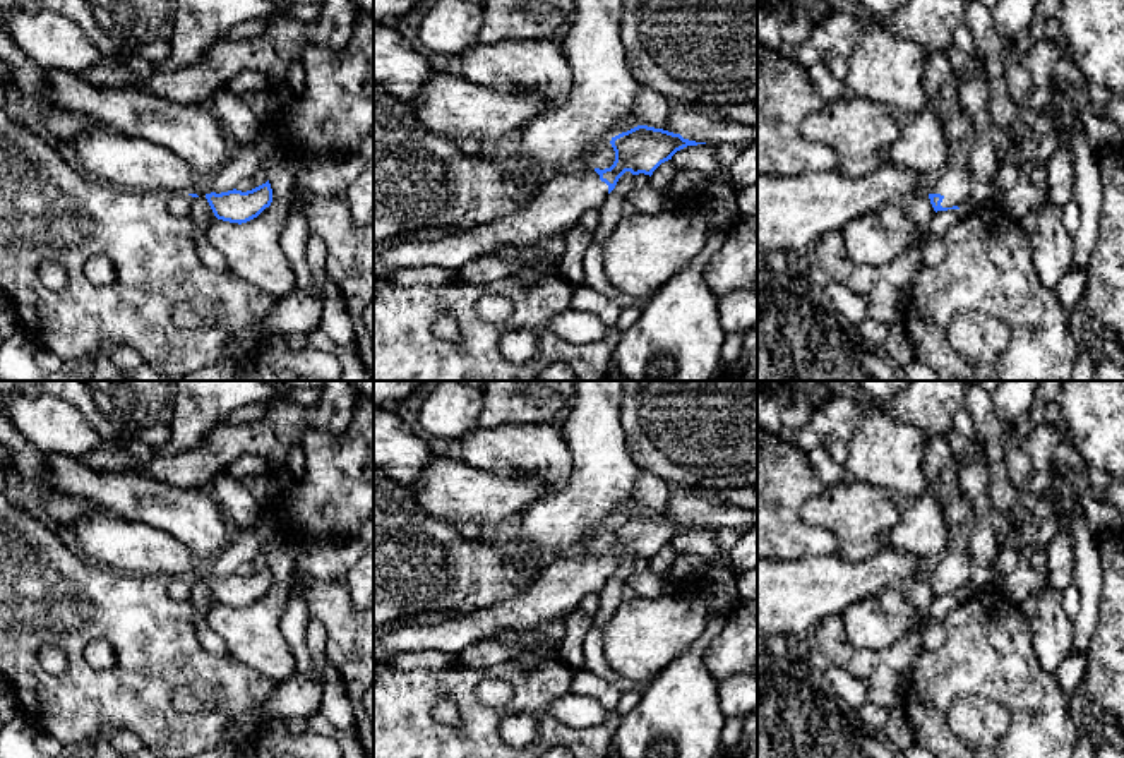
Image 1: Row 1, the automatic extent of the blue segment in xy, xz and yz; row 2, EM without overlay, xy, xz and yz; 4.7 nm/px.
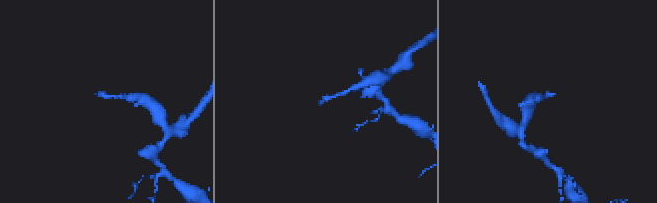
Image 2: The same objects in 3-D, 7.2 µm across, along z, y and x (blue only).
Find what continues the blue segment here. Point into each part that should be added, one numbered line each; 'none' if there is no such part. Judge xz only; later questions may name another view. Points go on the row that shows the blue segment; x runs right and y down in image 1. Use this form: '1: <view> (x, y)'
1: xz (566, 196)

